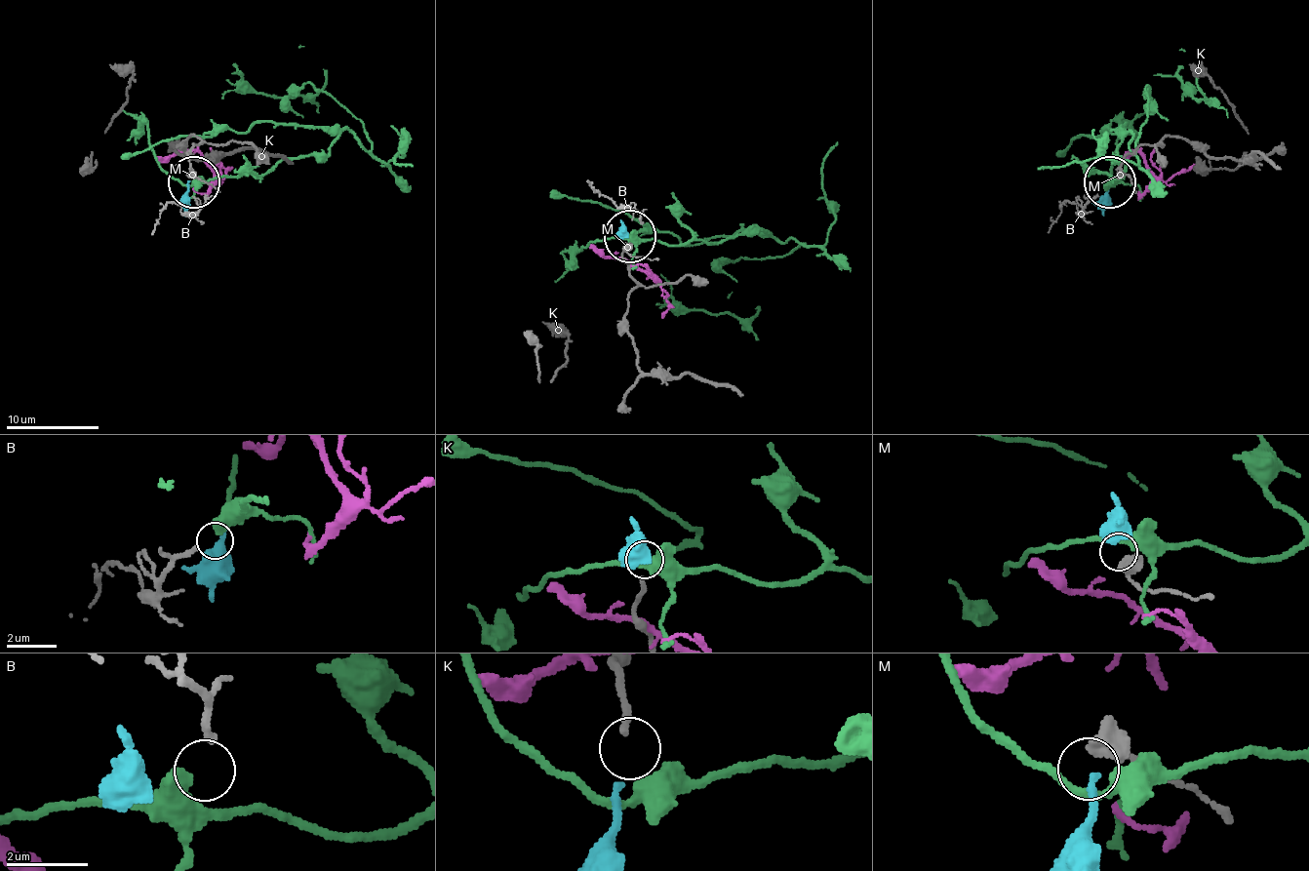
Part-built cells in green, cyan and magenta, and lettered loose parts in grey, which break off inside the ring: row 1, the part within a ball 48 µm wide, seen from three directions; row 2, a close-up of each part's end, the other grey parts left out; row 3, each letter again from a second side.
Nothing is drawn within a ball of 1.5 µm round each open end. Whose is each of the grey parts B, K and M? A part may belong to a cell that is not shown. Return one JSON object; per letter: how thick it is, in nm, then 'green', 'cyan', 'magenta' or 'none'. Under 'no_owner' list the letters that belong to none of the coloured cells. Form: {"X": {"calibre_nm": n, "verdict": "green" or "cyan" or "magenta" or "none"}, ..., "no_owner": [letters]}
{"B": {"calibre_nm": 180, "verdict": "none"}, "K": {"calibre_nm": 180, "verdict": "cyan"}, "M": {"calibre_nm": 500, "verdict": "none"}, "no_owner": ["B", "M"]}

